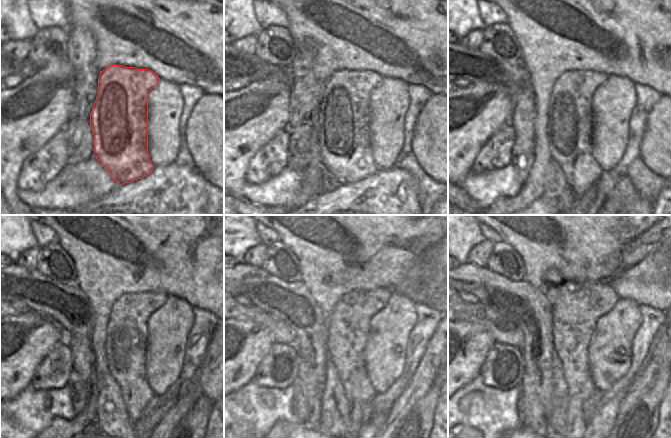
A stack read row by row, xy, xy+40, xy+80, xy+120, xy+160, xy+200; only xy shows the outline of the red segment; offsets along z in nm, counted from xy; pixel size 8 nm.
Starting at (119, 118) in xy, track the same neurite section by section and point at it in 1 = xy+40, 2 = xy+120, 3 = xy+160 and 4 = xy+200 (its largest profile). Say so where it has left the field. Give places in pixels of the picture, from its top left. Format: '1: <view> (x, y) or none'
1: xy+40 (343, 123)
2: xy+120 (125, 346)
3: xy+160 (356, 306)
4: xy+200 (577, 376)

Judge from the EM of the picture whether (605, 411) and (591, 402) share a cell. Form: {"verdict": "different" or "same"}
{"verdict": "different"}

